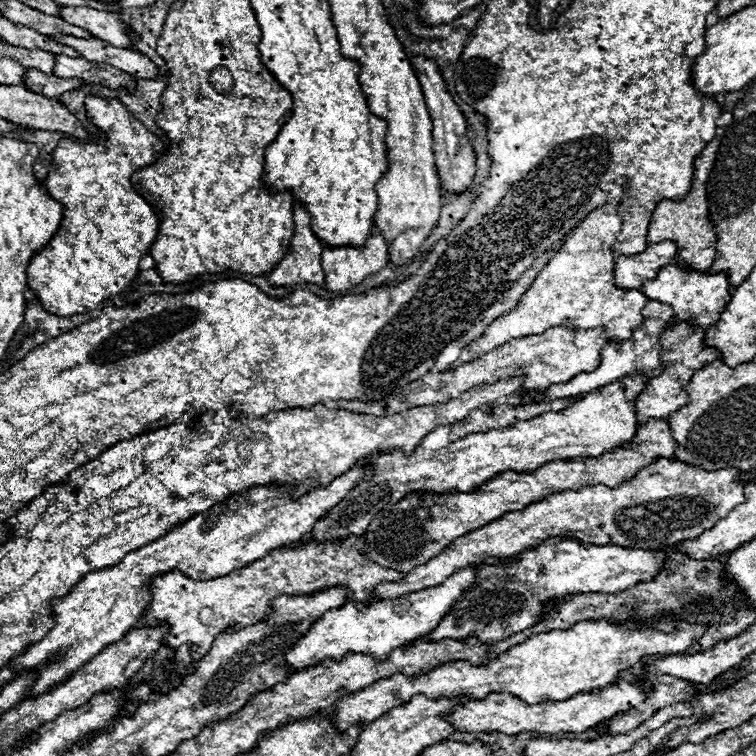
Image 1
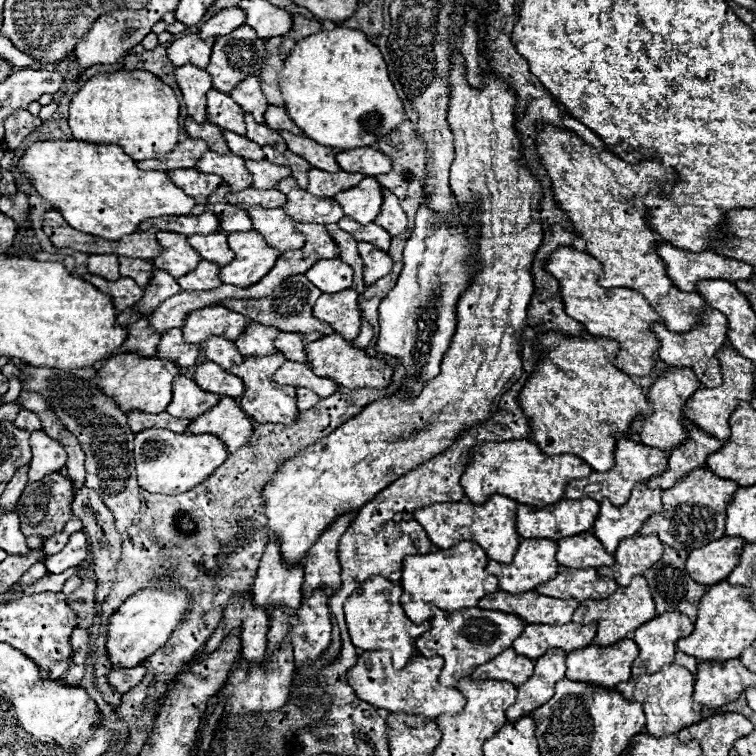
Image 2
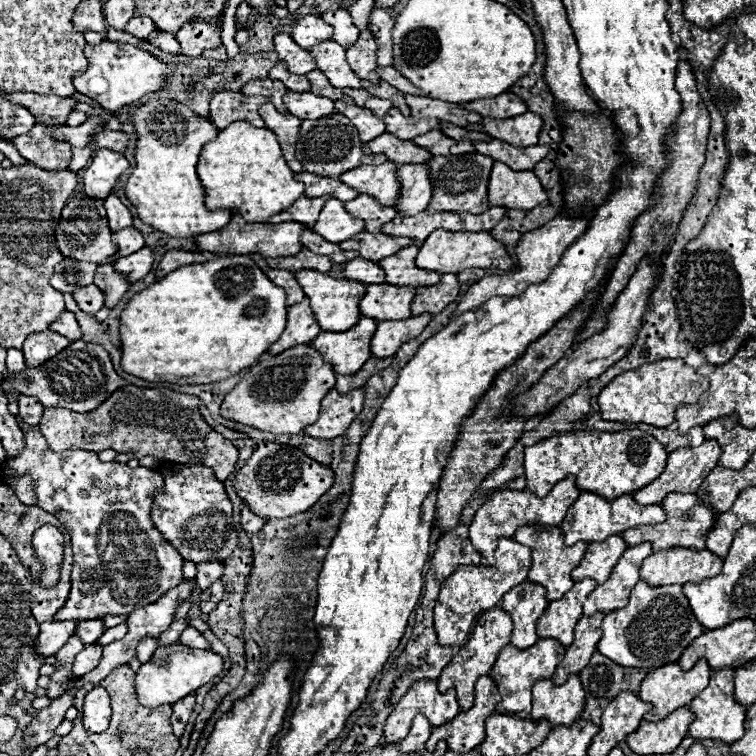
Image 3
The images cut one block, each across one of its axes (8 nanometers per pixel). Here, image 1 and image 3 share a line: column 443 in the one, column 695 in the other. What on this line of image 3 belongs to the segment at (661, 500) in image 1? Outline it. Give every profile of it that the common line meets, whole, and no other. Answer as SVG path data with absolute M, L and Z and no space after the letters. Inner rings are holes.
M674 548L672 552L650 554L642 568L640 576L650 586L670 586L670 584L686 584L686 582L702 582L708 580L722 570L722 558L712 552L692 552Z

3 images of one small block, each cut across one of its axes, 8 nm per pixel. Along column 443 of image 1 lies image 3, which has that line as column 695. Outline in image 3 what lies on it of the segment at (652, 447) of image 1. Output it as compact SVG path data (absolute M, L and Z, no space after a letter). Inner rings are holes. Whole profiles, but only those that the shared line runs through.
M696 494L694 496L666 496L662 500L662 508L666 512L666 520L662 524L654 524L652 528L632 528L622 534L628 548L634 548L642 542L652 542L652 552L664 552L672 548L690 548L690 550L704 550L706 548L706 534L714 526L714 512L708 504L704 504Z

